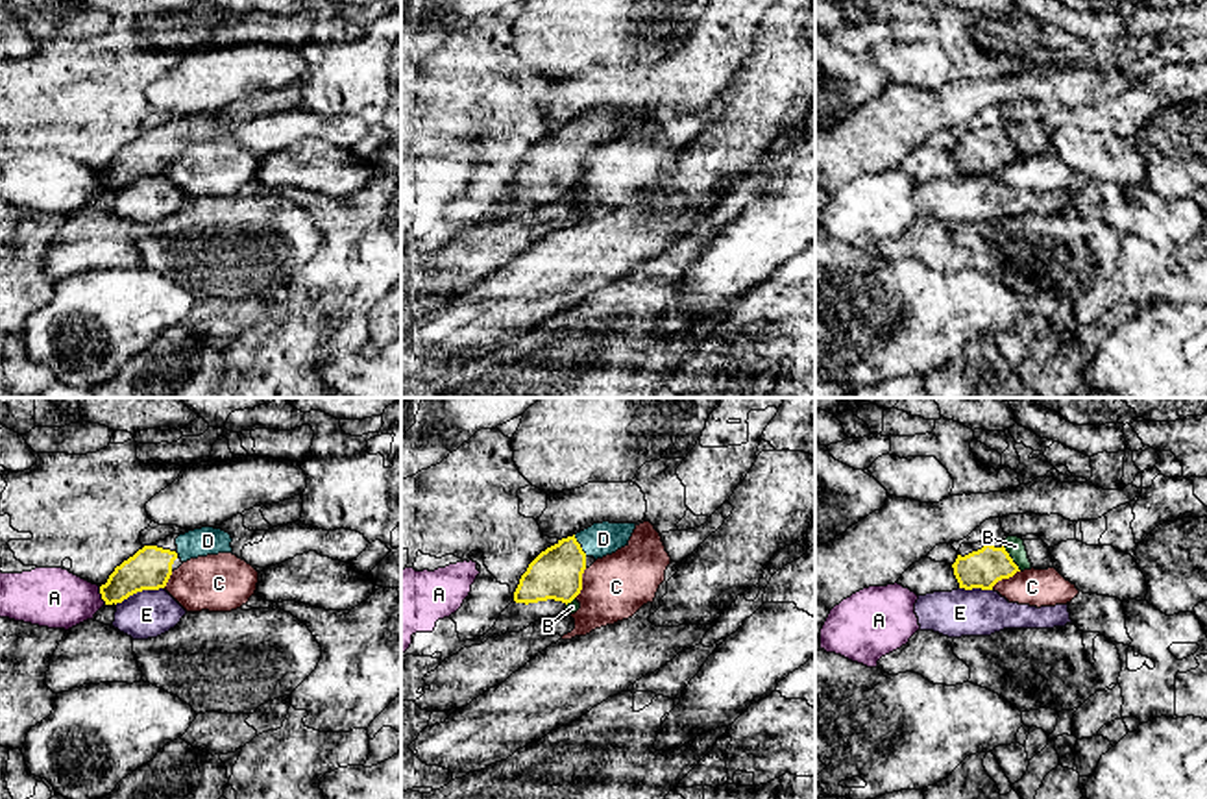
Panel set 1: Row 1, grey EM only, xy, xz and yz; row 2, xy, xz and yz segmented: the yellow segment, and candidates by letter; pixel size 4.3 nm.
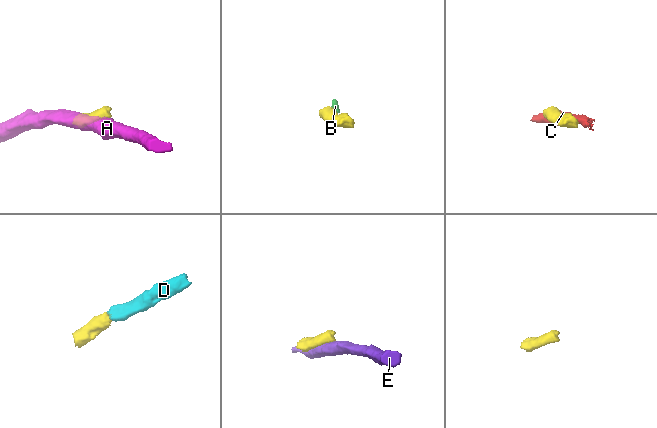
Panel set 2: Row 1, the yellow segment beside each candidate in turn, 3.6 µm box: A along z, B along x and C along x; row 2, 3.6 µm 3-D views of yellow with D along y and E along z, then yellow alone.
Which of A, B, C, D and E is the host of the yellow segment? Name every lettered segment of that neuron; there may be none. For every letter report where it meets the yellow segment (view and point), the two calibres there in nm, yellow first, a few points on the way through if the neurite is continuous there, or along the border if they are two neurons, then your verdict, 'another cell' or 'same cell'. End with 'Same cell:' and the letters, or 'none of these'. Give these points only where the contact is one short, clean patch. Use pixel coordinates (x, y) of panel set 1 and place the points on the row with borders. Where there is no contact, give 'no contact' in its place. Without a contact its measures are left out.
A: contact xy (102, 596); calibres 190 and 260 nm; border xy (98, 587), (100, 598), (106, 603); another cell
B: contact yz (1011, 559); calibres 170 and 80 nm; border yz (1002, 546), (1021, 570); another cell
C: contact xz (581, 583); calibres 220 and 280 nm; another cell
D: contact xz (575, 540); calibres 220 and 140 nm; way xz (555, 574), (575, 540), (603, 539); same cell
E: contact xy (139, 590); calibres 190 and 200 nm; another cell
Same cell: D

